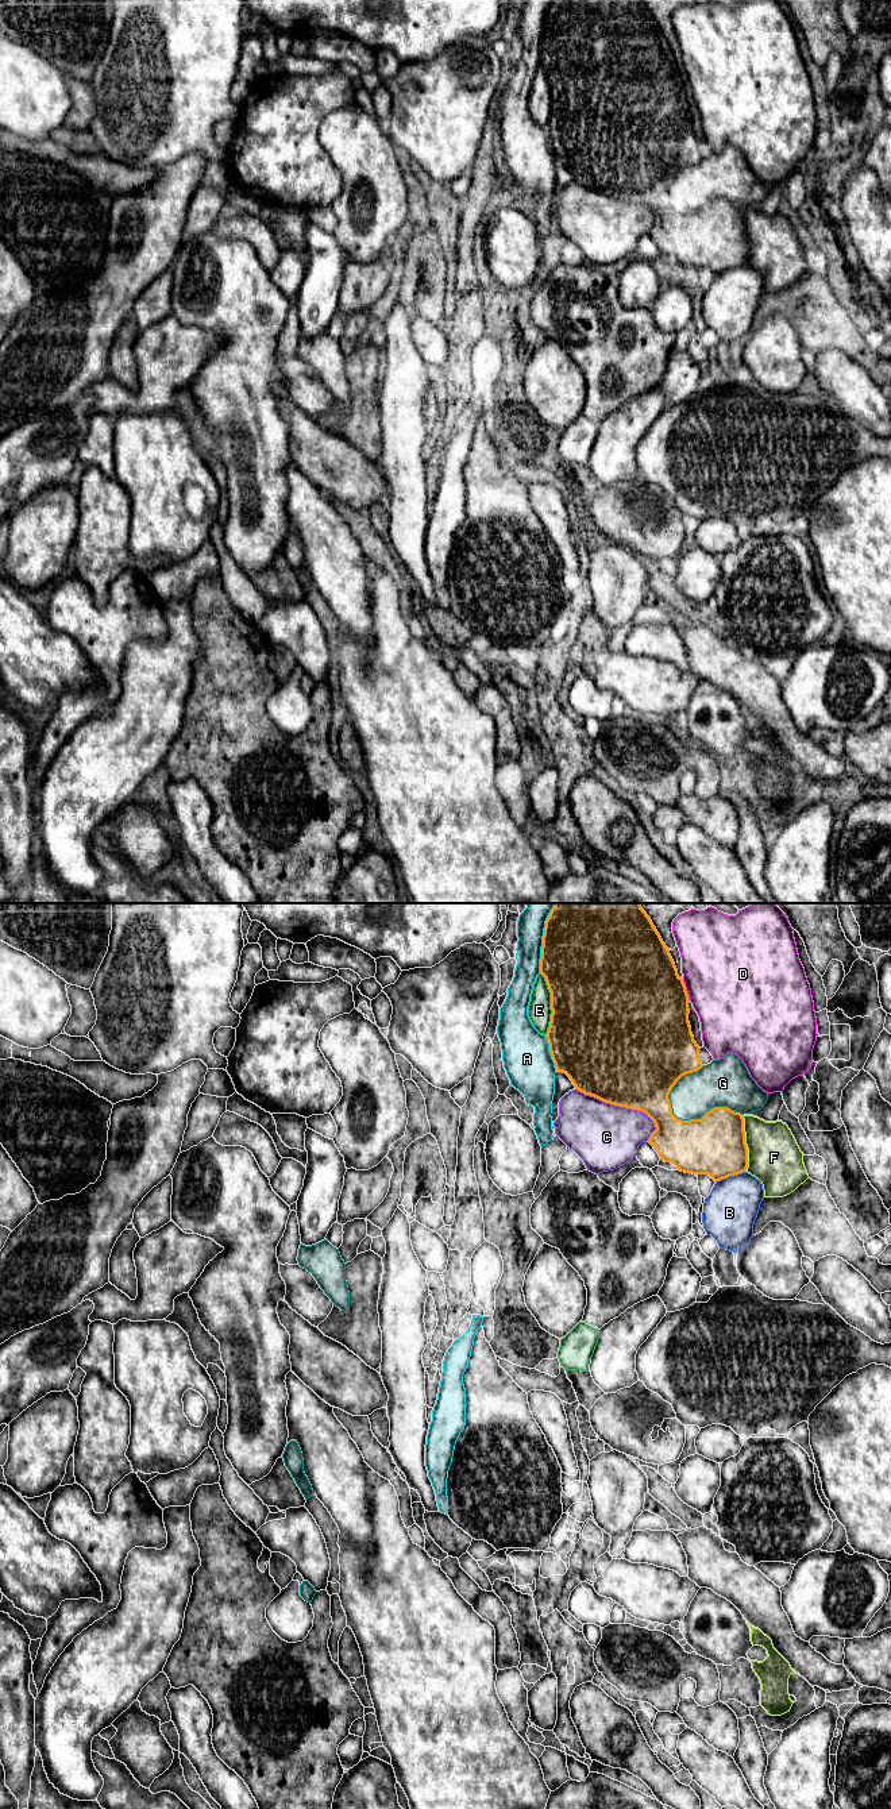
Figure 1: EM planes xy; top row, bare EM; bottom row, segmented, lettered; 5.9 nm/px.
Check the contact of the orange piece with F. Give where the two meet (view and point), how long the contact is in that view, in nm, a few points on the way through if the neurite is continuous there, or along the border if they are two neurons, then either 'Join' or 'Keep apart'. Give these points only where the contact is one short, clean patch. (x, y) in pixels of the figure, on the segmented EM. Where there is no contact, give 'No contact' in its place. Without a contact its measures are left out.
Touches orange at xy (745, 1144). Shared border 340 nm. Join

